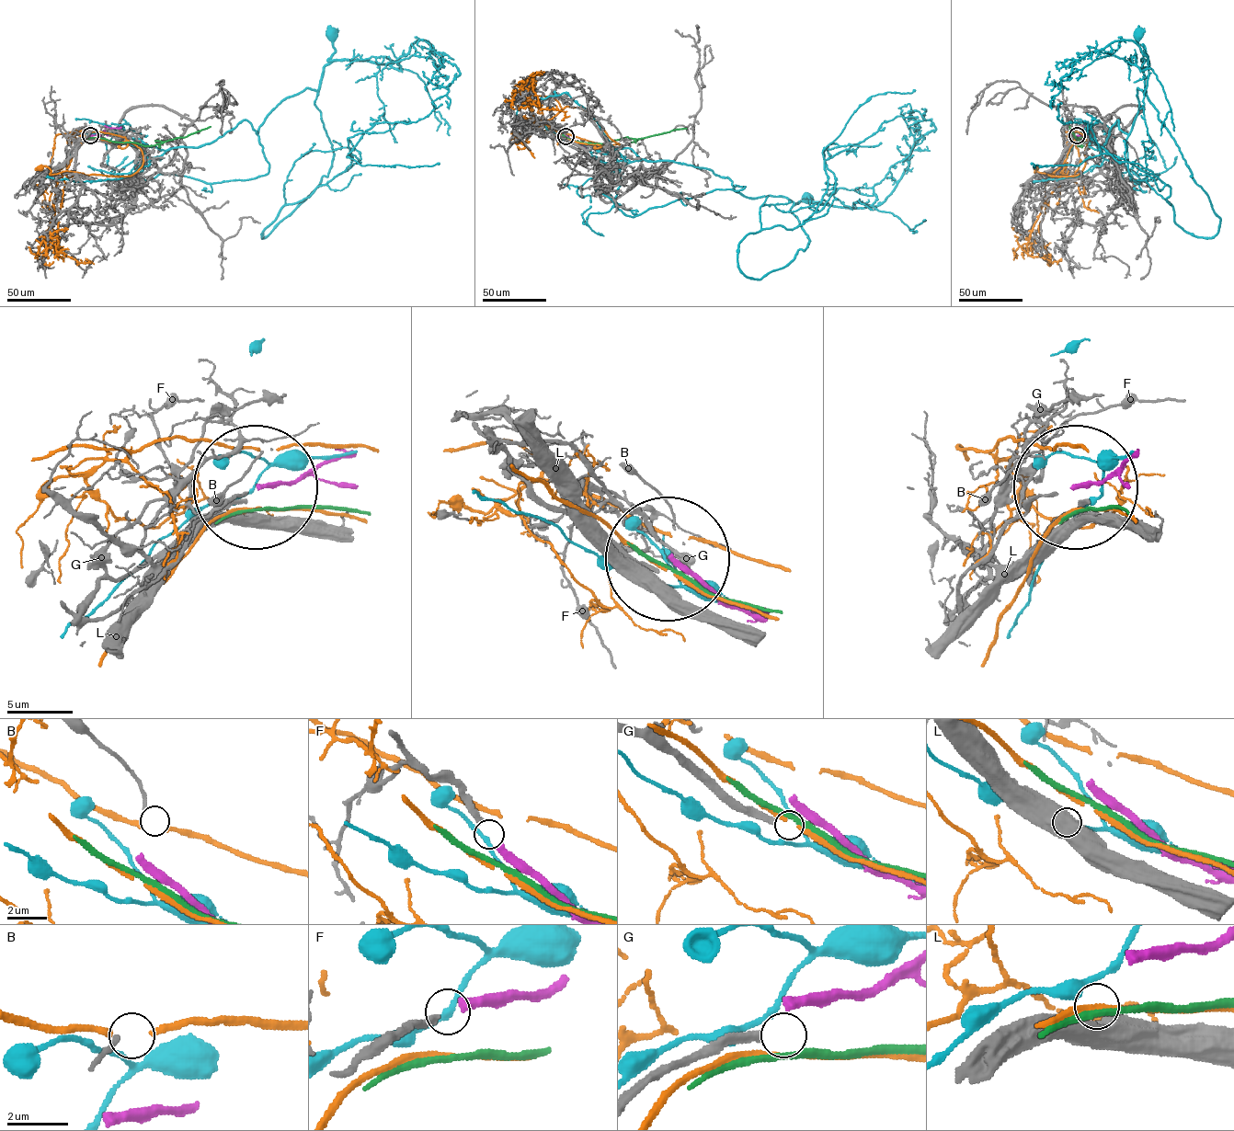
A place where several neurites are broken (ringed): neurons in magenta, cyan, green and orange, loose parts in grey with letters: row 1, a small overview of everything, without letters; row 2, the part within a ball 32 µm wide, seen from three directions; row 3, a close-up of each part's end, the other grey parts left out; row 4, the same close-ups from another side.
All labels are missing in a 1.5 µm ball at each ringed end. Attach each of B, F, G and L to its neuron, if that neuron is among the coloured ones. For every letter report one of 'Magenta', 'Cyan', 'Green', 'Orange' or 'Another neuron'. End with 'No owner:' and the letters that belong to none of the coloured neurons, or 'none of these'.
B: Orange
F: Magenta
G: Another neuron
L: Another neuron
No owner: G, L

